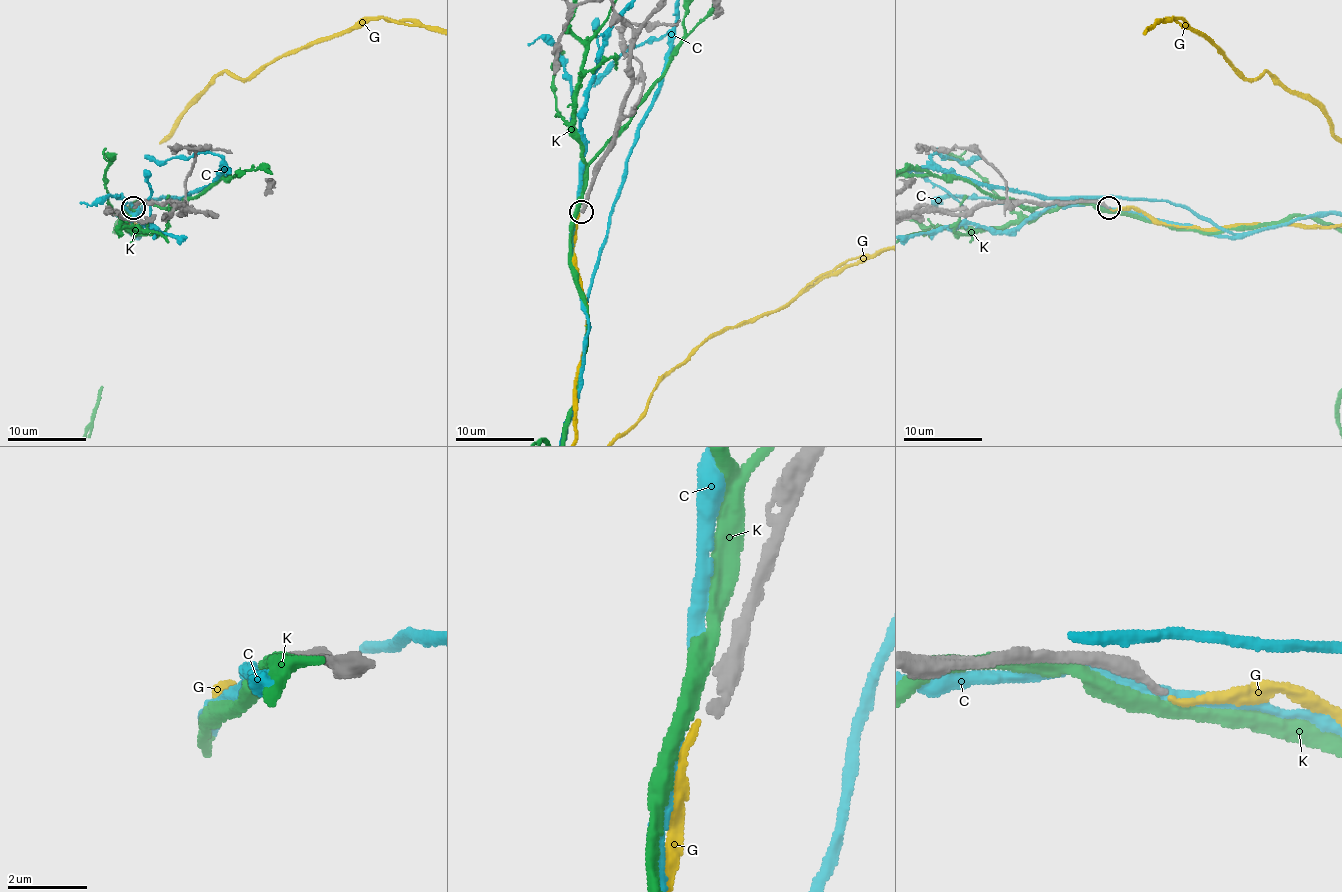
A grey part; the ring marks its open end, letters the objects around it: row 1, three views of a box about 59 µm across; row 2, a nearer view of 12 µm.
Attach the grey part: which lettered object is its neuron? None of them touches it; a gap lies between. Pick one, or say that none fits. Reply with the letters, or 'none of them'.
G

